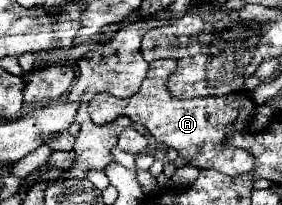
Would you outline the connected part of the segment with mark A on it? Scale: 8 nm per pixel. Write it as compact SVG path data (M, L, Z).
M156 60L150 62L148 78L142 82L138 94L128 100L120 100L107 93L96 94L90 102L90 116L97 125L108 124L118 116L128 116L132 122L142 124L148 132L168 148L176 148L180 158L192 158L196 168L214 168L228 176L238 176L254 168L254 156L250 152L226 146L226 134L234 130L244 130L248 126L254 102L246 94L228 94L226 98L194 98L178 100L166 90L166 80L170 72L176 70L176 60Z

